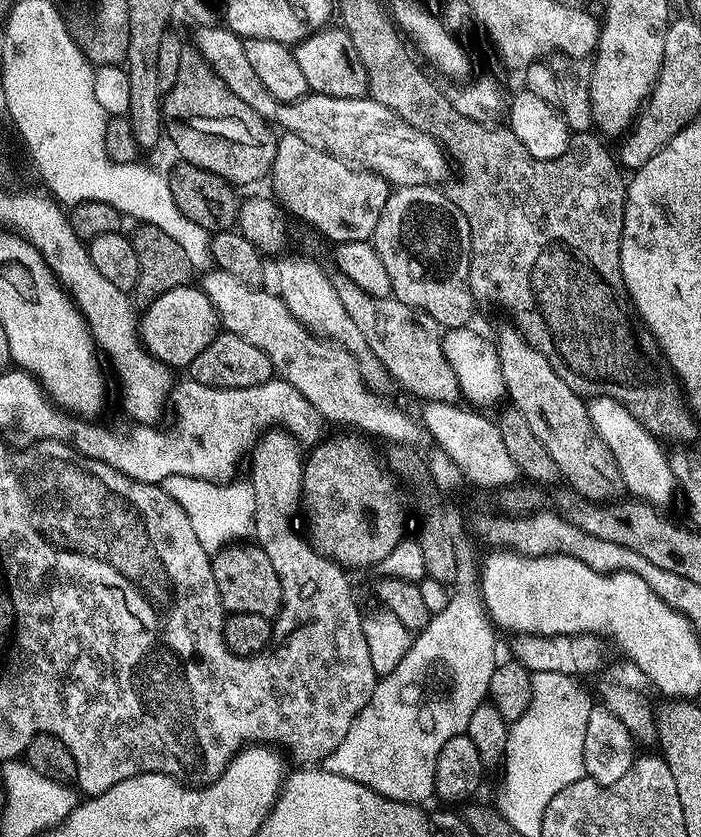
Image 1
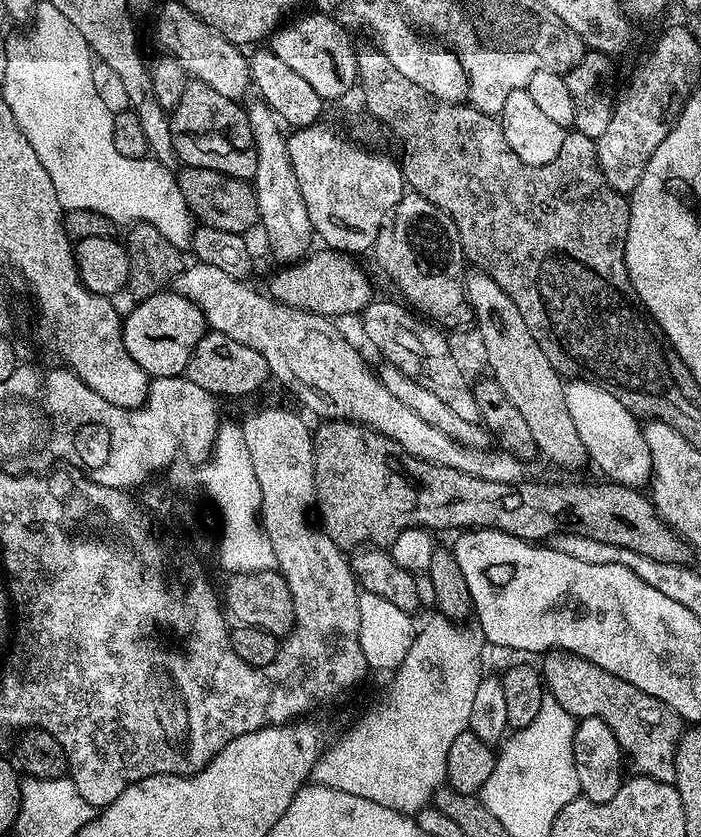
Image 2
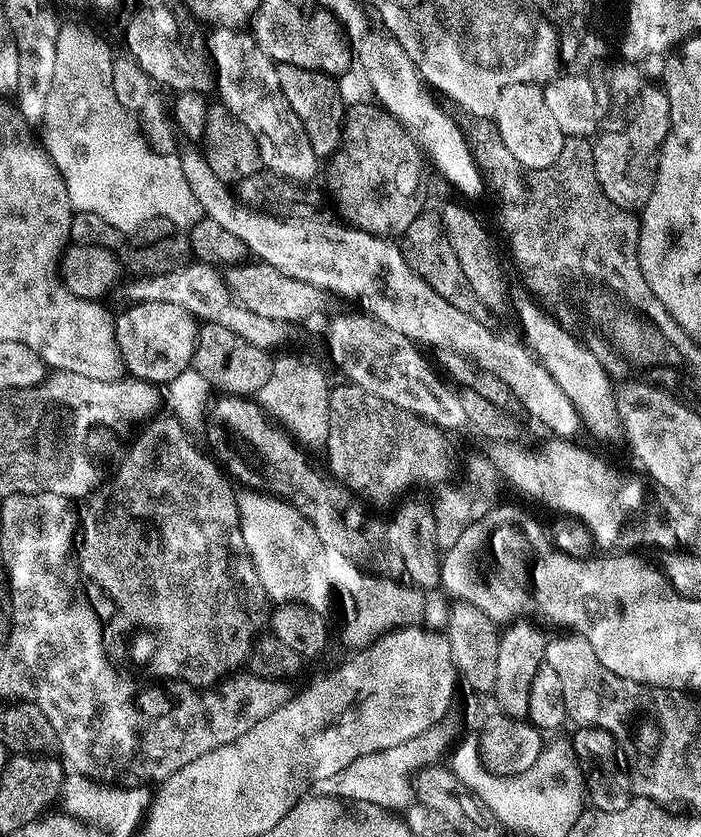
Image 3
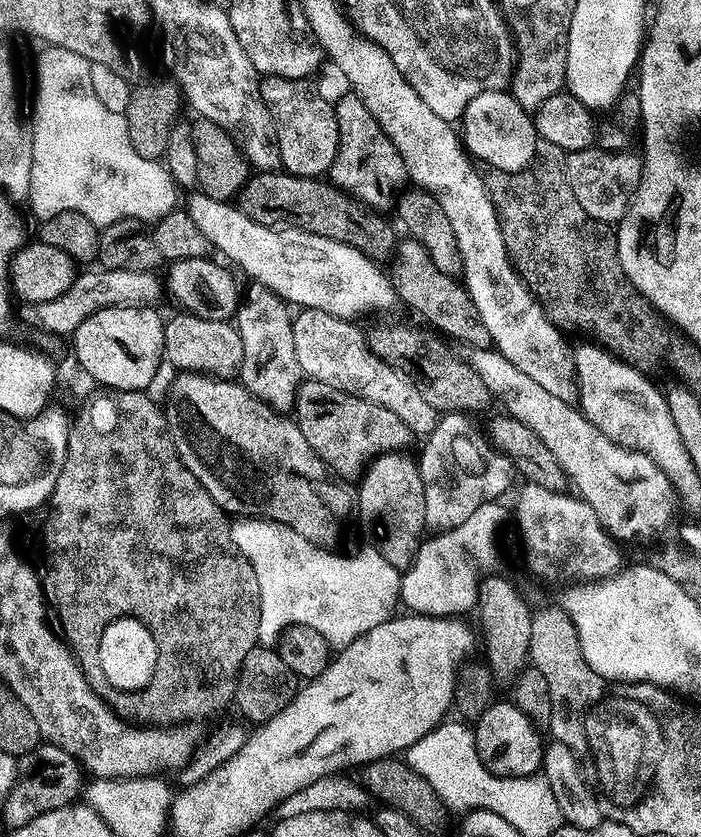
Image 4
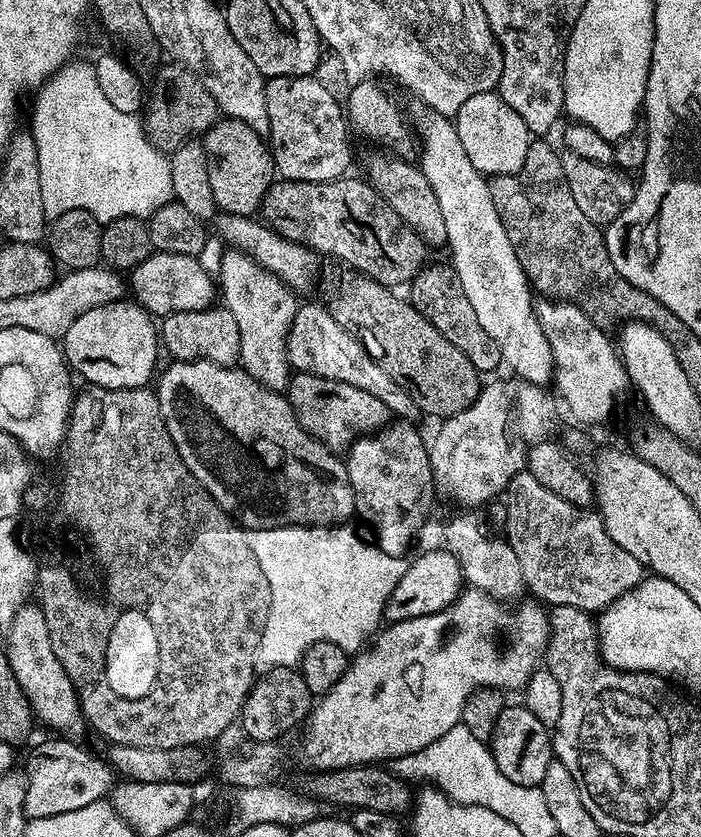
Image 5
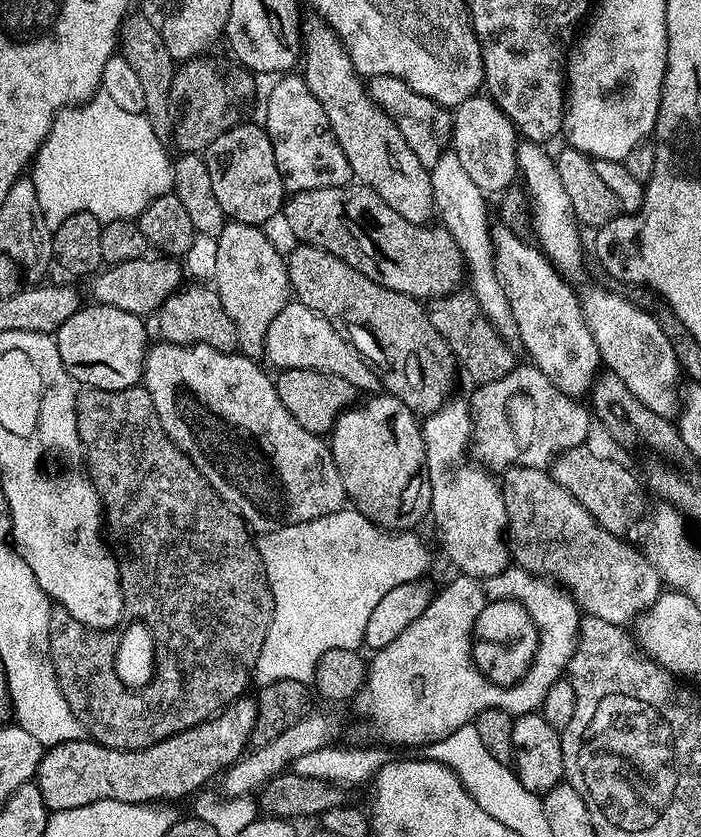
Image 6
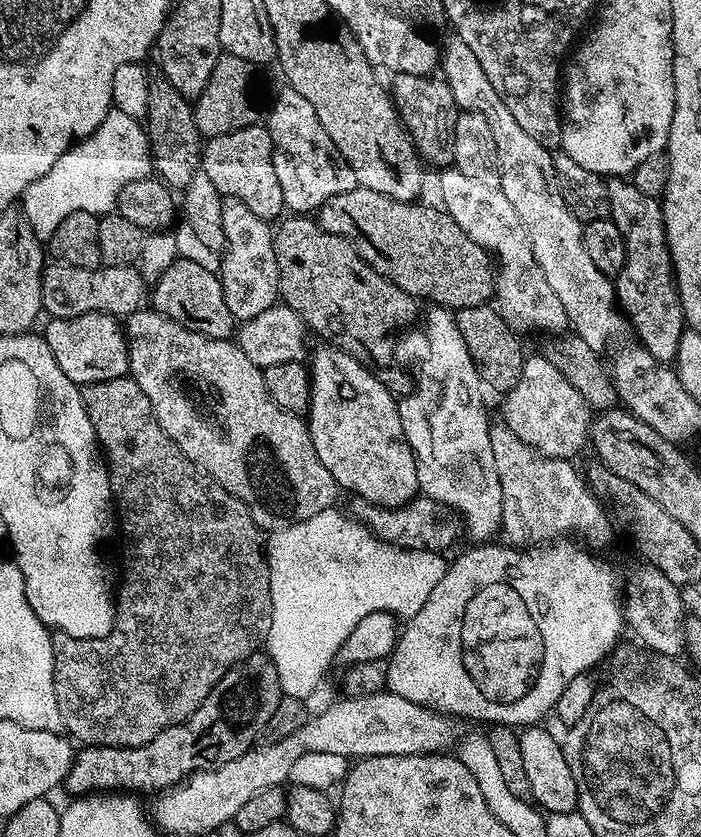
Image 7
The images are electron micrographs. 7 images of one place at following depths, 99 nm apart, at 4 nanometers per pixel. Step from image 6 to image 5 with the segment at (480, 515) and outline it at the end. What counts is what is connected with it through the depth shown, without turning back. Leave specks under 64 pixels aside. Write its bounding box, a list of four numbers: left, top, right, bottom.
[444,510,526,602]

